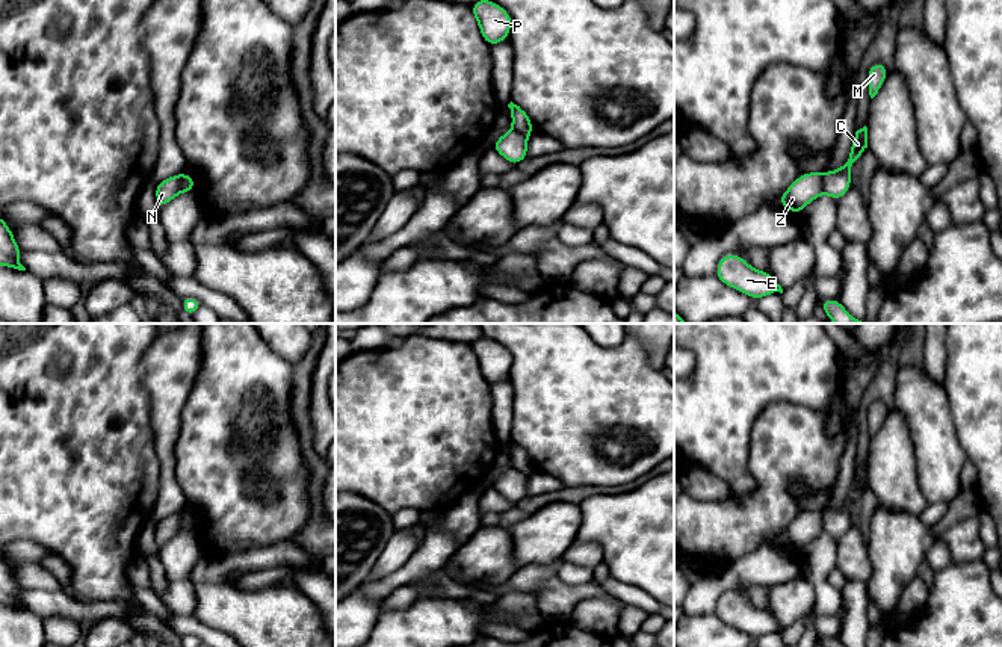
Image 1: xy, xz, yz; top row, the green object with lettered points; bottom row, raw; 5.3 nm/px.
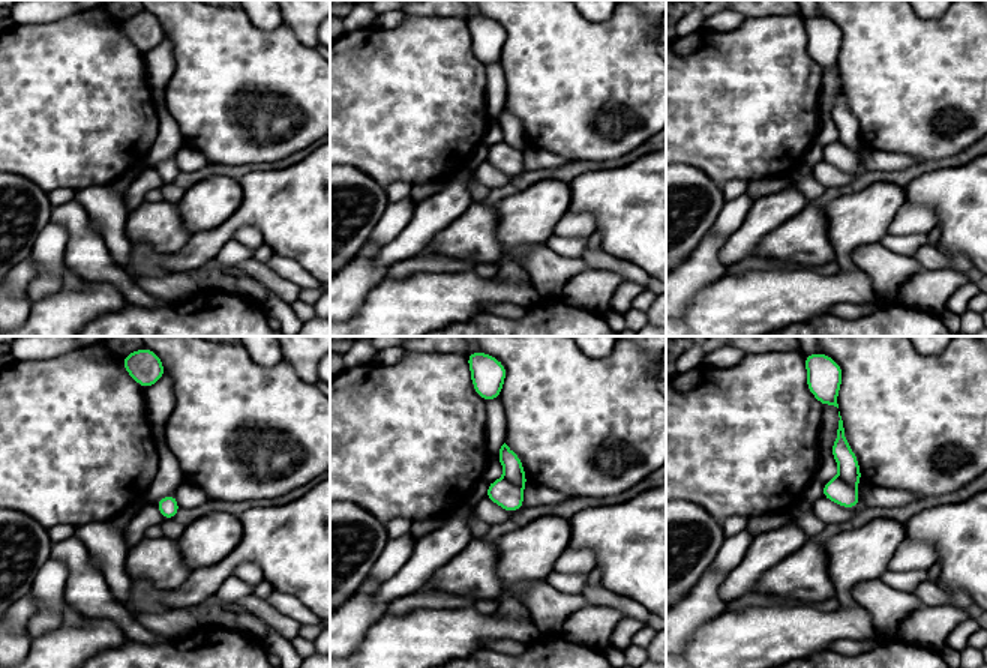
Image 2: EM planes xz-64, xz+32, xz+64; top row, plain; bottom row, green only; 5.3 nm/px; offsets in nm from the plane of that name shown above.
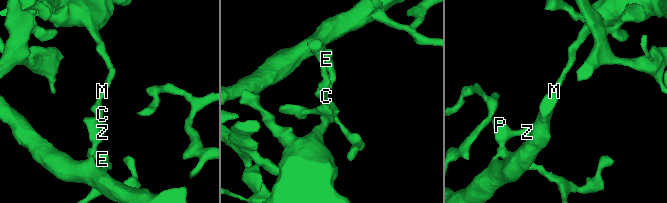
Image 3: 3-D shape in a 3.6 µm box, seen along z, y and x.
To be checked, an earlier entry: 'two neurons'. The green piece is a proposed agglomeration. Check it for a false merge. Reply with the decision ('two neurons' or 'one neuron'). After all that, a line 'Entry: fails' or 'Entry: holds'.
two neurons
Entry: holds

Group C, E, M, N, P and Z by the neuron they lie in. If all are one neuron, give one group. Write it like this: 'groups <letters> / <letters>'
groups C M N / E P Z

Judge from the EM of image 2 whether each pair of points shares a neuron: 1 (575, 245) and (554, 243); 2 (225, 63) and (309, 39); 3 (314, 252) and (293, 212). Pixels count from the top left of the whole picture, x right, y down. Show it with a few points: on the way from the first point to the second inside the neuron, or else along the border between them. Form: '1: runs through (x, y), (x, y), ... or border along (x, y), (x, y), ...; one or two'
1: runs through (570, 245), (558, 245); one
2: border along (284, 21), (302, 42), (314, 48); two
3: runs through (314, 242), (314, 233), (303, 222); one

